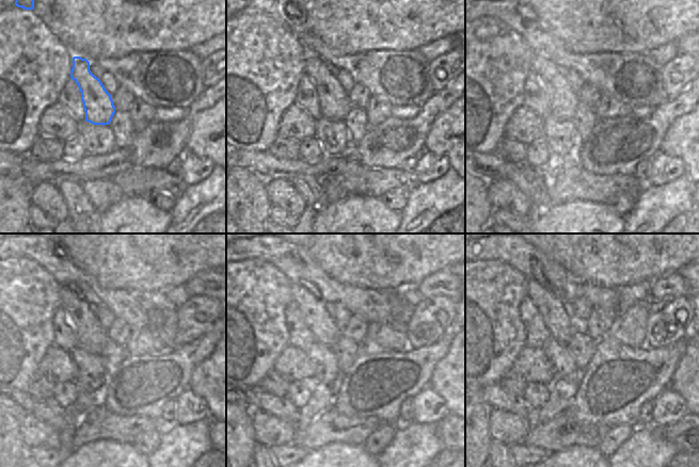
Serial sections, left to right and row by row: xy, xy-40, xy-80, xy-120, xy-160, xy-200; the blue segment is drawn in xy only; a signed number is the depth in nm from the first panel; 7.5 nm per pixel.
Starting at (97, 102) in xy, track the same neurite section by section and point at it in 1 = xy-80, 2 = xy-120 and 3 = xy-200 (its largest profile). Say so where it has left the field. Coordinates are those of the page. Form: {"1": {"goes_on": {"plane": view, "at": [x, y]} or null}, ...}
{"1": {"goes_on": {"plane": "xy-80", "at": [523, 16]}}, "2": {"goes_on": {"plane": "xy-120", "at": [91, 336]}}, "3": {"goes_on": {"plane": "xy-200", "at": [522, 255]}}}

